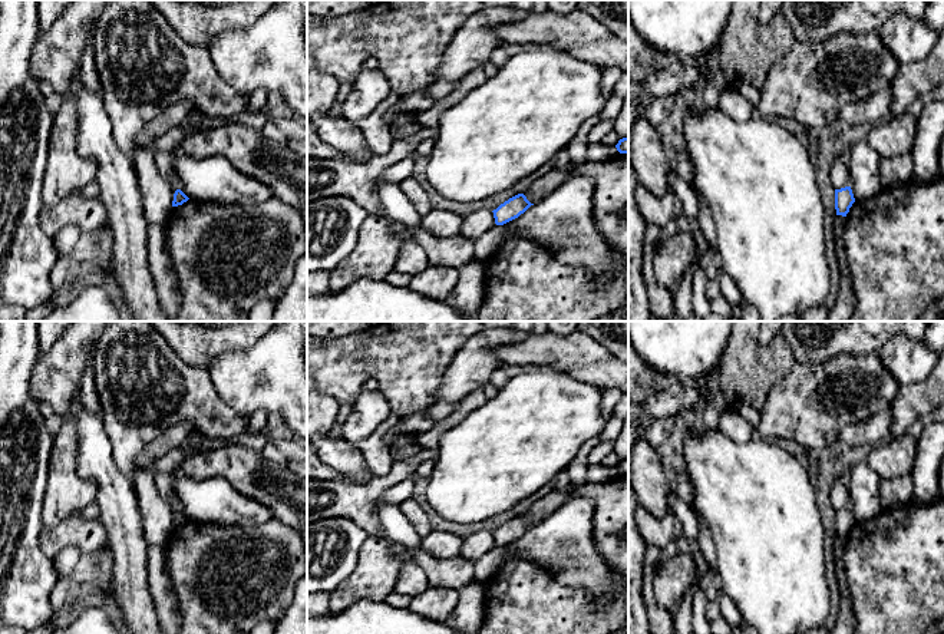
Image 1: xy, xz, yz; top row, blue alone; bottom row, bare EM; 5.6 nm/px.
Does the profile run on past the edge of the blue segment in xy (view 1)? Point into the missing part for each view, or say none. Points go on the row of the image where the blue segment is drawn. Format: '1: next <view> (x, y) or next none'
1: next none

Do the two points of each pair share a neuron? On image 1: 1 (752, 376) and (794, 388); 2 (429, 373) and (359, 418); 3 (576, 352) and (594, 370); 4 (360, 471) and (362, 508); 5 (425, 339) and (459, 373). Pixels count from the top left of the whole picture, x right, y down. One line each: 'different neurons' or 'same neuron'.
1: different neurons
2: different neurons
3: different neurons
4: different neurons
5: different neurons

